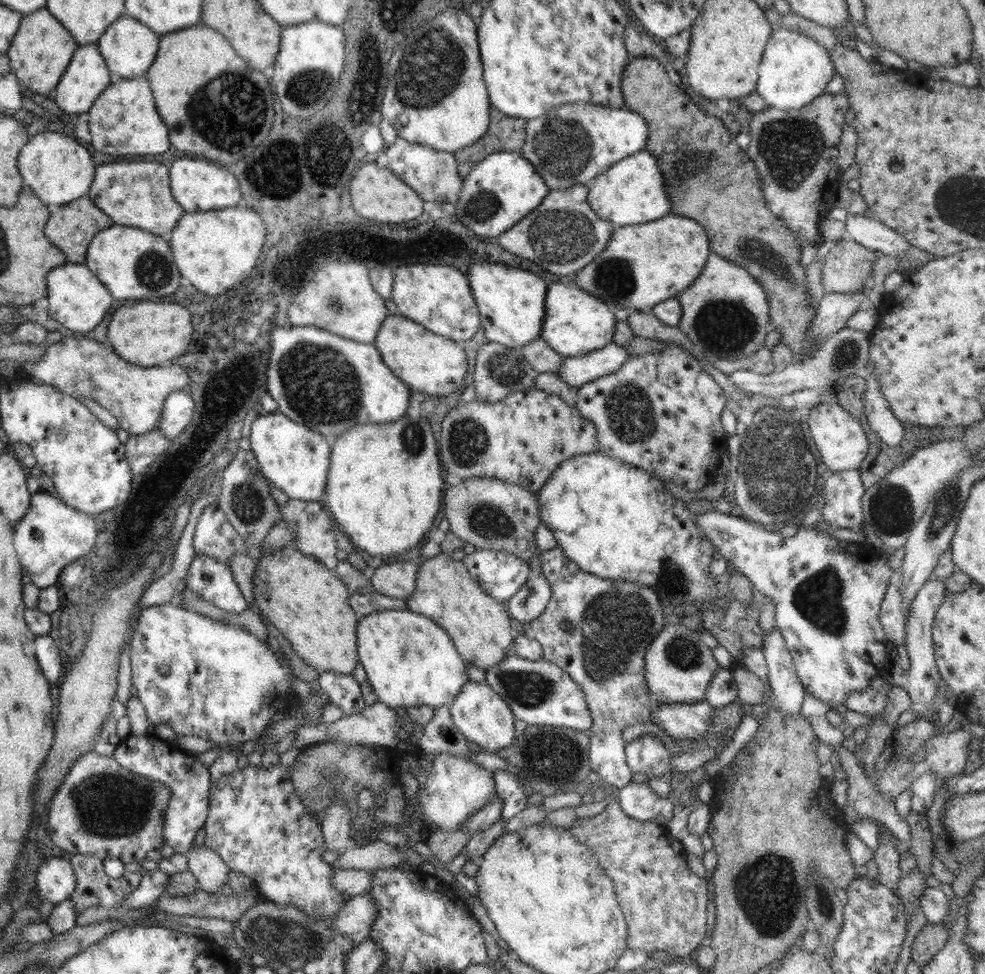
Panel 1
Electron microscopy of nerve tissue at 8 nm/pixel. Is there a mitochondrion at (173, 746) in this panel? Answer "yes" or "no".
no

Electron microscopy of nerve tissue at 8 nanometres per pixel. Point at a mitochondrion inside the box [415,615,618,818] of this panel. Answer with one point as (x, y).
(550, 755)

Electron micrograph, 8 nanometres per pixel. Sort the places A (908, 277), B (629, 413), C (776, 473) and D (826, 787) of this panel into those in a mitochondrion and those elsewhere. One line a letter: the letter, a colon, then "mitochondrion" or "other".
A: other
B: mitochondrion
C: mitochondrion
D: other

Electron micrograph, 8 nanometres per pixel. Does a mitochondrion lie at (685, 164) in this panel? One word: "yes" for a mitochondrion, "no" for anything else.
yes

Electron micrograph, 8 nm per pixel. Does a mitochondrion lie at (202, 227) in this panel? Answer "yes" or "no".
no

